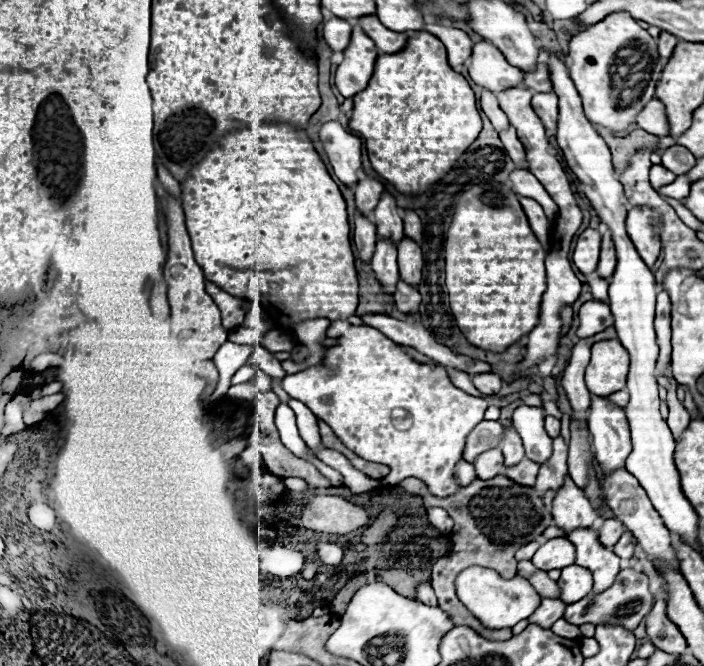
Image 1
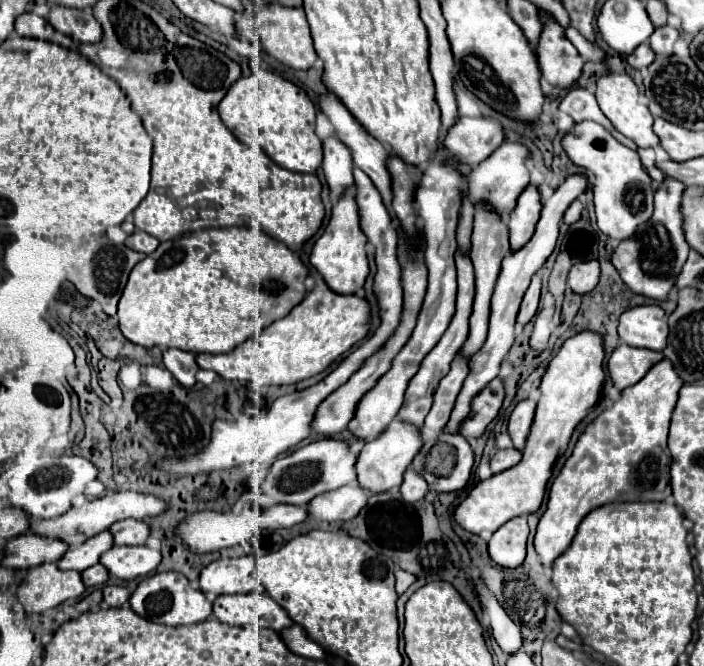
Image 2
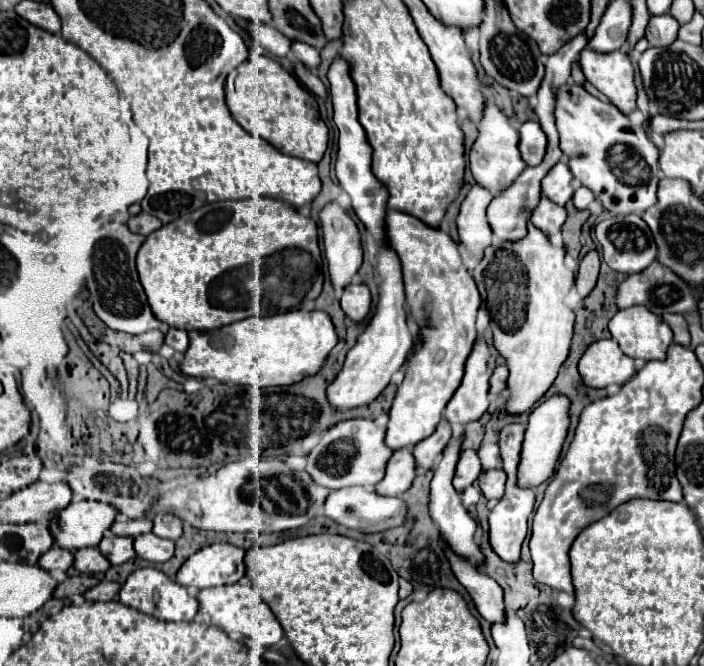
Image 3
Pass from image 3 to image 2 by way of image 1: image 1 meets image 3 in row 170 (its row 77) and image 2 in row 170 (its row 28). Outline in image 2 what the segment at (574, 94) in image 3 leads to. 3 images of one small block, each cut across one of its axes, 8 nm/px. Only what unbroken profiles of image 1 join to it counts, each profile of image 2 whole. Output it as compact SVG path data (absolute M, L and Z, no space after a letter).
M584 120L576 122L562 138L562 146L572 160L572 164L590 172L592 178L592 194L598 228L612 240L624 240L632 236L640 224L650 220L654 188L652 178L644 172L640 156L636 150L620 144L604 126Z

